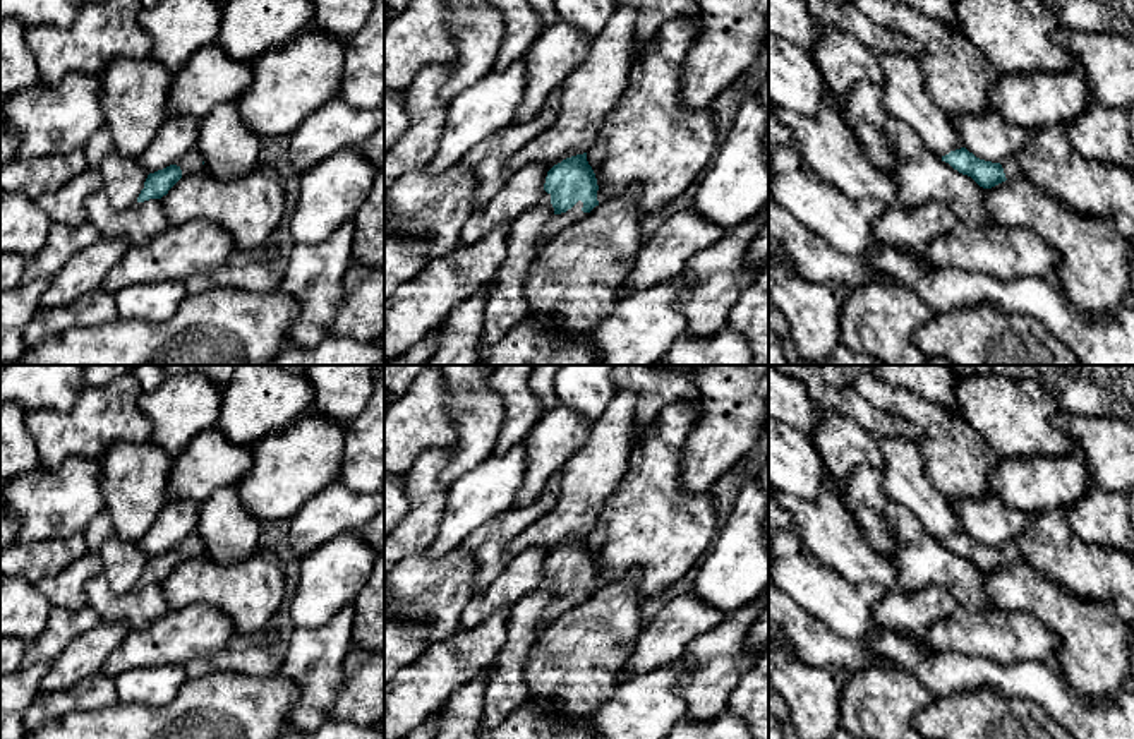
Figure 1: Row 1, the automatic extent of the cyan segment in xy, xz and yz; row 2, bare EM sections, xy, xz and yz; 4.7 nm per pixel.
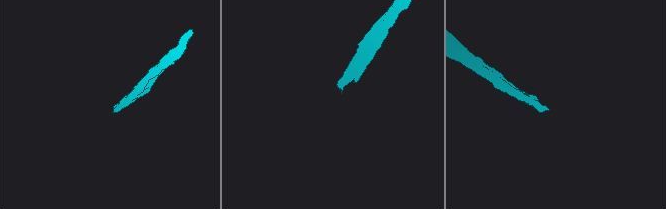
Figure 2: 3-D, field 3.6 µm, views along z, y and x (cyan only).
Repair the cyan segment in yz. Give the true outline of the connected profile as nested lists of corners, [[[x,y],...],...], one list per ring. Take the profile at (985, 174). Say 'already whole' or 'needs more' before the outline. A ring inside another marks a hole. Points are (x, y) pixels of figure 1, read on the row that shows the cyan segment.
needs more; [[[961,147],[942,156],[942,161],[949,163],[959,173],[971,177],[983,189],[992,189],[1005,180],[1012,182],[1024,178],[1014,156],[1005,158],[1000,163],[992,163],[980,159],[966,147]]]

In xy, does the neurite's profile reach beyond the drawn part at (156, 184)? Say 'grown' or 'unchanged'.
grown

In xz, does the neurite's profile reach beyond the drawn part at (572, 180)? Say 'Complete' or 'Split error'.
Split error

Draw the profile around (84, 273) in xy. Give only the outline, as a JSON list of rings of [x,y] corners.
[[[204,219],[170,226],[137,247],[100,238],[51,276],[39,309],[70,303],[98,288],[115,295],[130,285],[185,281],[196,271],[232,262],[233,252],[232,235]]]

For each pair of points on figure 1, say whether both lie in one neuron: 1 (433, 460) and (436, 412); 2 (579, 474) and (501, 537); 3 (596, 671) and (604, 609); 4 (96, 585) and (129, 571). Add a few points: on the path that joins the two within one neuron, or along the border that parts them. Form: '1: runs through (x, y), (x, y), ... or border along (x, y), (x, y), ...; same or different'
1: border along (453, 443), (426, 450), (405, 474); different
2: border along (565, 470), (554, 503), (534, 523); different
3: runs through (596, 655), (596, 638), (604, 624); same
4: border along (102, 573), (115, 594), (127, 594), (138, 587); different

